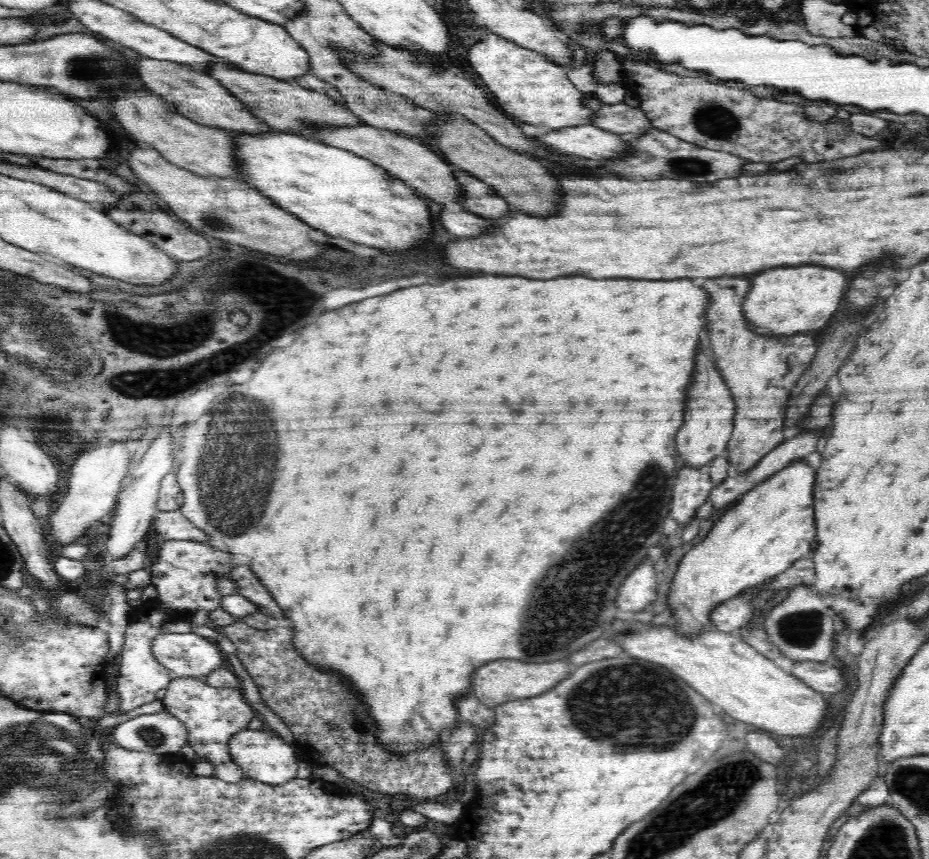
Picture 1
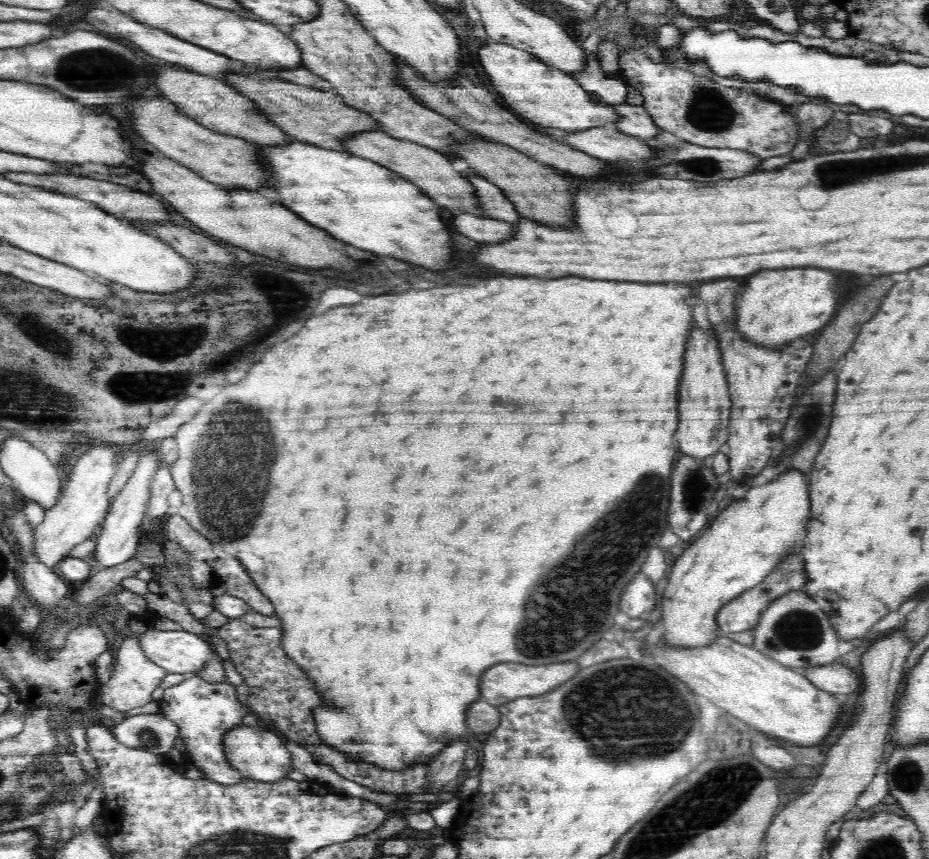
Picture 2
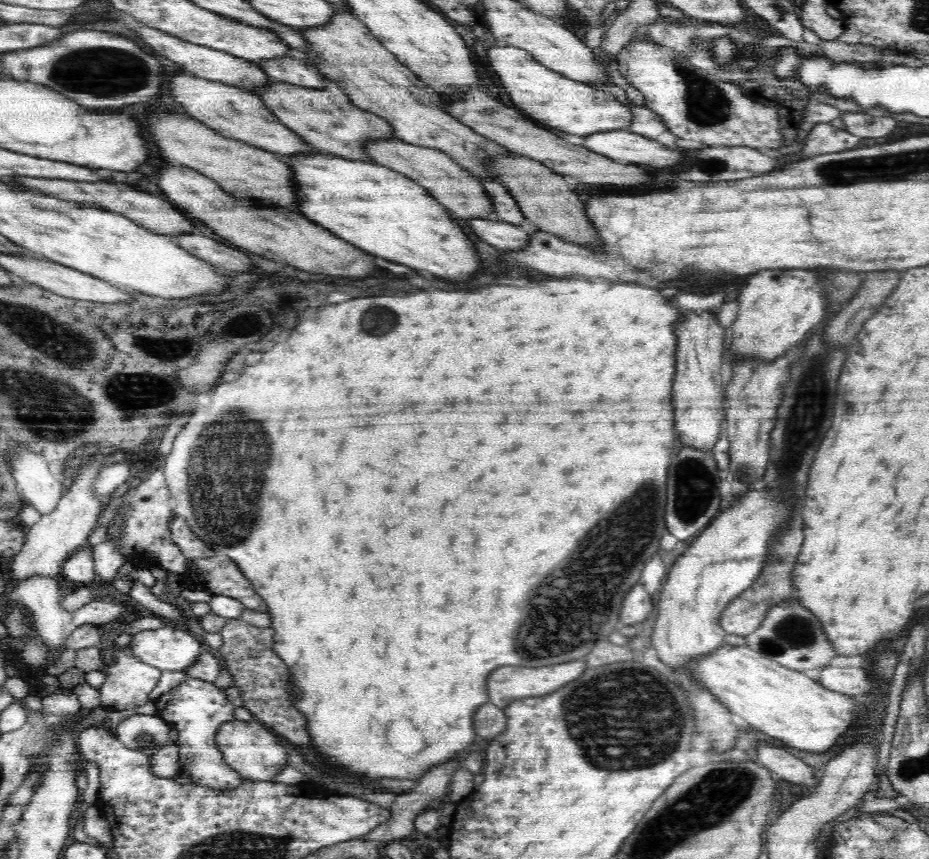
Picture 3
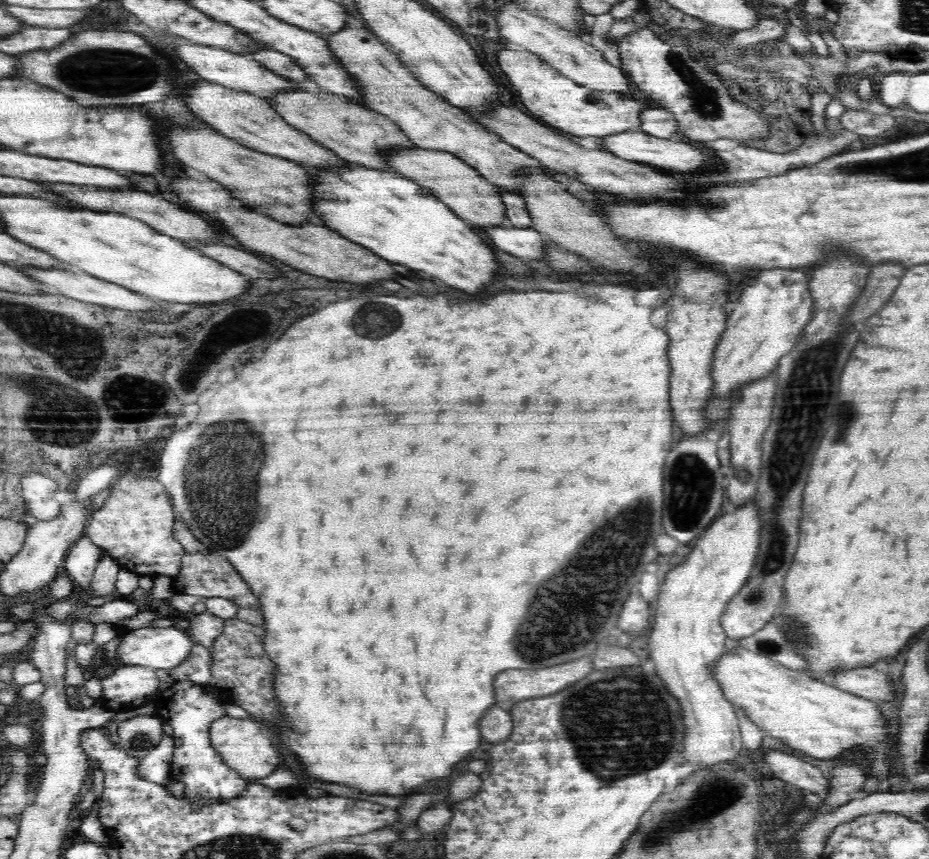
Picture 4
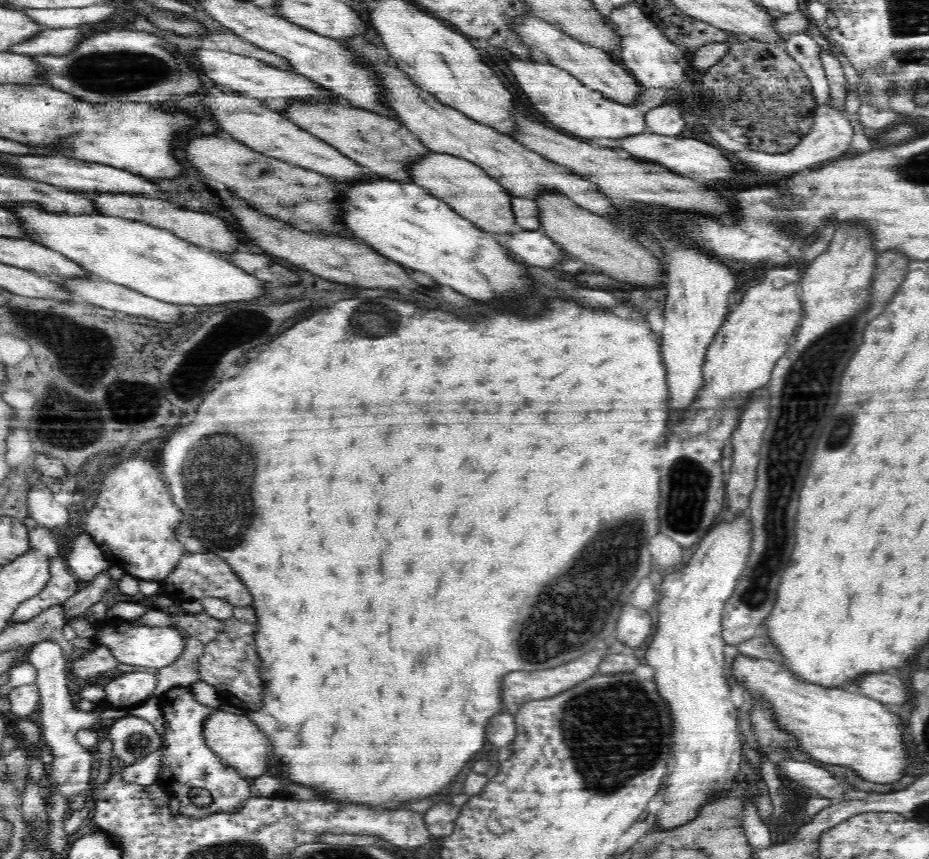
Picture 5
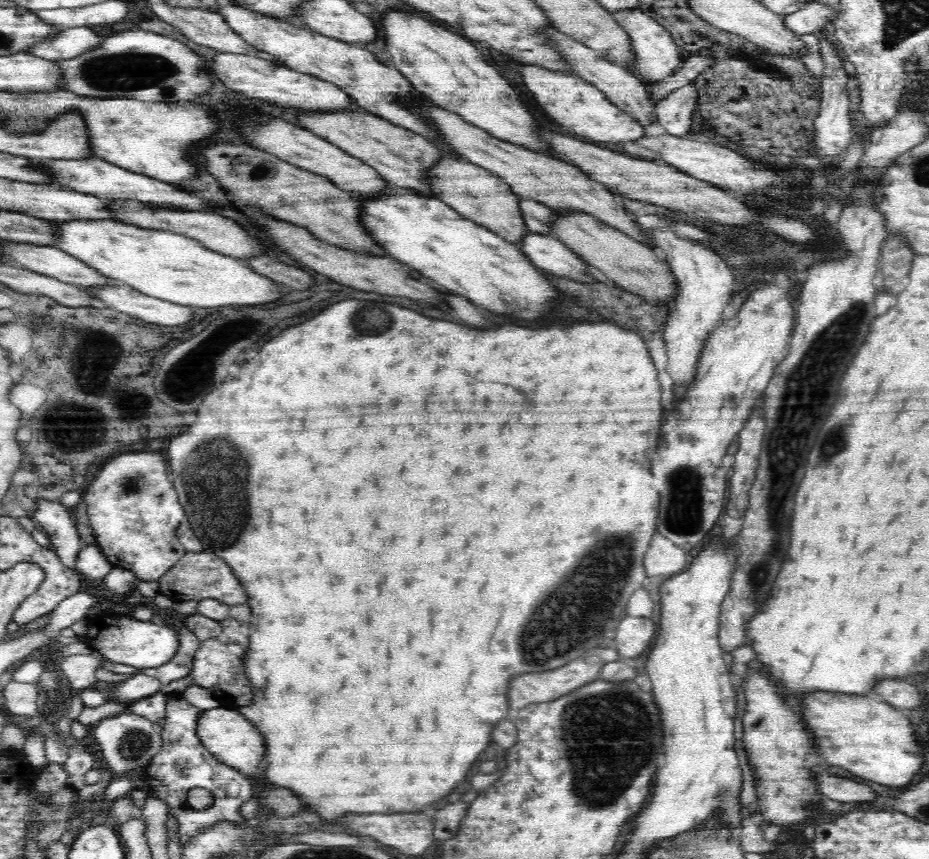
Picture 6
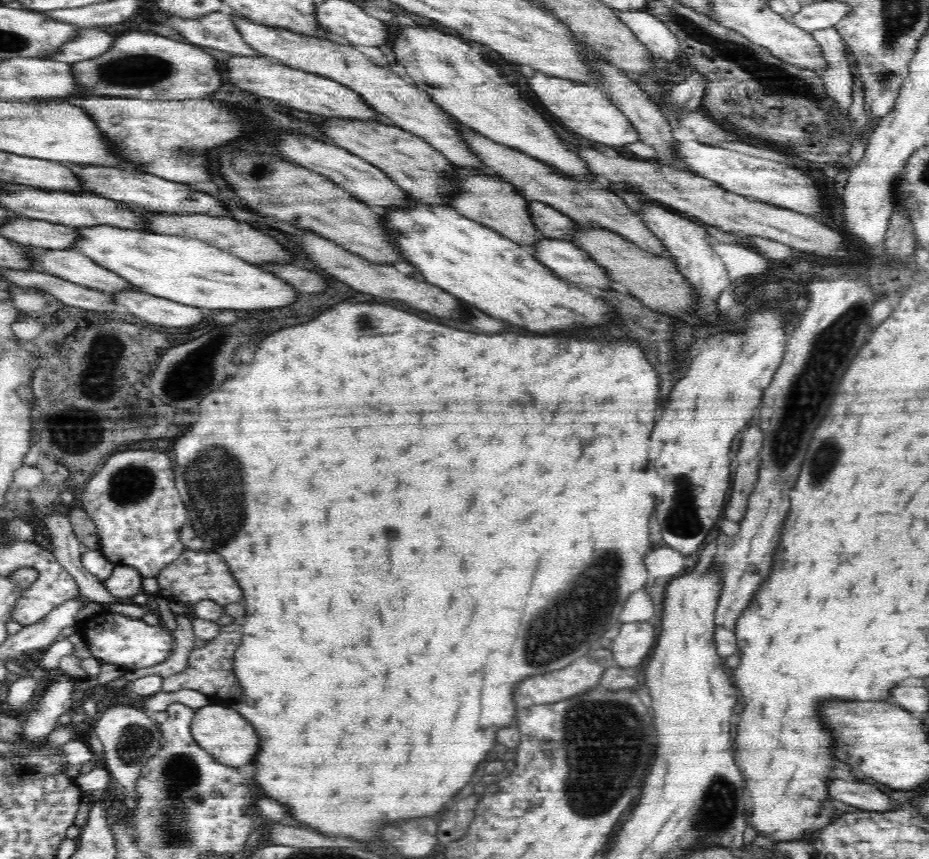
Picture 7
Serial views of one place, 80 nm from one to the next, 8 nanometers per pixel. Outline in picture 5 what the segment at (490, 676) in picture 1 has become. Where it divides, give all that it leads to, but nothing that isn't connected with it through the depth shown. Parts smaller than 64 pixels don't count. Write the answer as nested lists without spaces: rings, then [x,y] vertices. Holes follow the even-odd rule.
[[[599,647],[592,650],[590,654],[580,656],[578,660],[572,660],[572,662],[568,662],[564,666],[555,666],[546,670],[508,673],[508,676],[504,676],[504,680],[502,680],[502,704],[504,704],[504,710],[513,715],[516,710],[528,701],[547,699],[572,688],[575,684],[594,676],[598,672],[598,663],[603,656],[602,647]]]

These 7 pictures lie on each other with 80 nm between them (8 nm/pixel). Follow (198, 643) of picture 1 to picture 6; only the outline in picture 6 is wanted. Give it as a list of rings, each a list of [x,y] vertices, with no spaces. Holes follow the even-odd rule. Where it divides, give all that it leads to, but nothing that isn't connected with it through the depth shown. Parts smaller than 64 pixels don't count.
[[[108,615],[104,621],[97,620],[91,623],[90,631],[84,638],[92,650],[102,653],[104,658],[138,669],[156,668],[170,662],[180,646],[177,630],[174,627],[156,625],[152,621],[140,621],[124,615]]]

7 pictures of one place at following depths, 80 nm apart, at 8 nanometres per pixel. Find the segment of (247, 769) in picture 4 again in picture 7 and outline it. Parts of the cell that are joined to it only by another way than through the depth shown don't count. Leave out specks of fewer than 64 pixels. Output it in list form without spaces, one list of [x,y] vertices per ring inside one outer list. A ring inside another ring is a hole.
[[[212,701],[209,705],[196,710],[192,716],[190,730],[198,746],[226,766],[240,768],[252,764],[256,752],[260,750],[260,740],[254,727],[239,712],[221,701]]]

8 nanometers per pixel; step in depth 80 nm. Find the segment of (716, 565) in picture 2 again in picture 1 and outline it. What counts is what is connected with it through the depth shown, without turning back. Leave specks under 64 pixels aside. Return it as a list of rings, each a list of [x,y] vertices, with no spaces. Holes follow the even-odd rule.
[[[802,459],[776,472],[765,482],[750,490],[722,515],[706,538],[690,549],[679,562],[672,579],[669,594],[669,608],[673,611],[678,633],[697,635],[702,631],[714,630],[709,624],[710,611],[716,606],[739,596],[745,588],[764,582],[767,578],[788,570],[796,560],[808,558],[812,542],[816,538],[816,520],[814,520],[814,480],[816,470]]]

